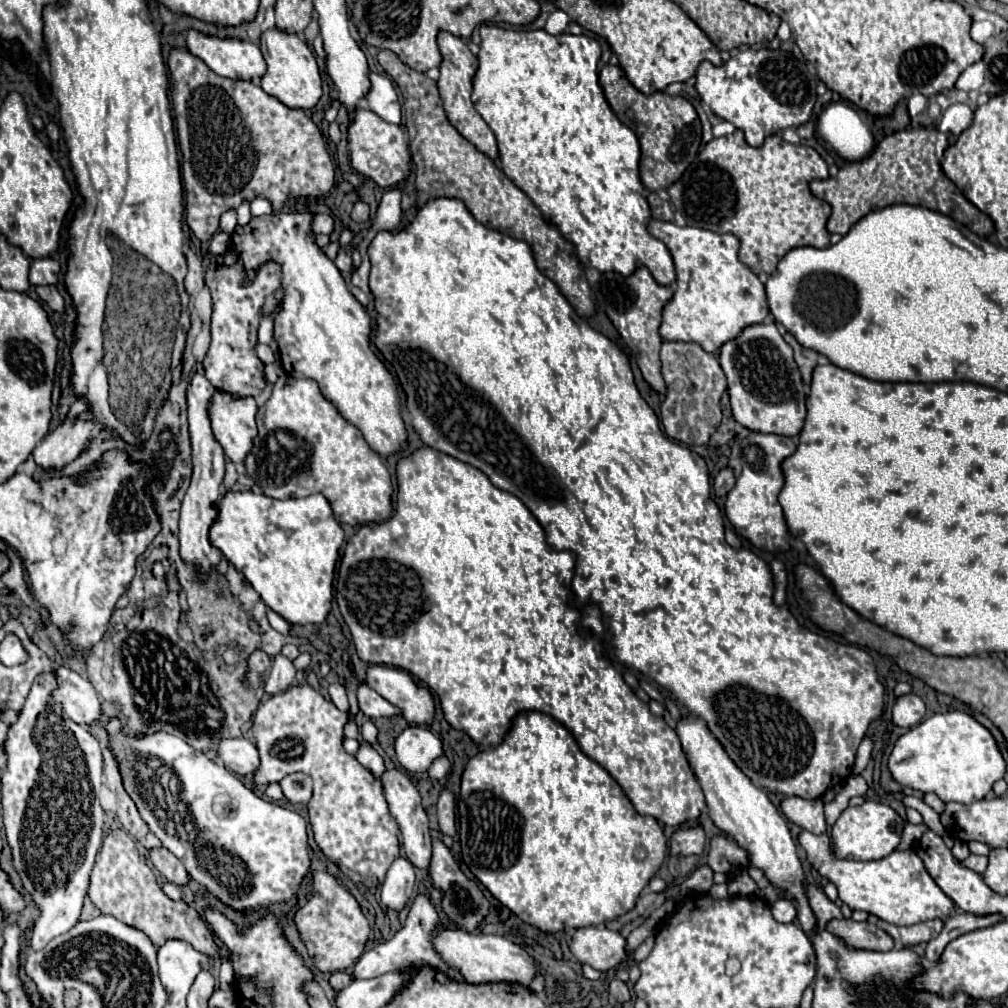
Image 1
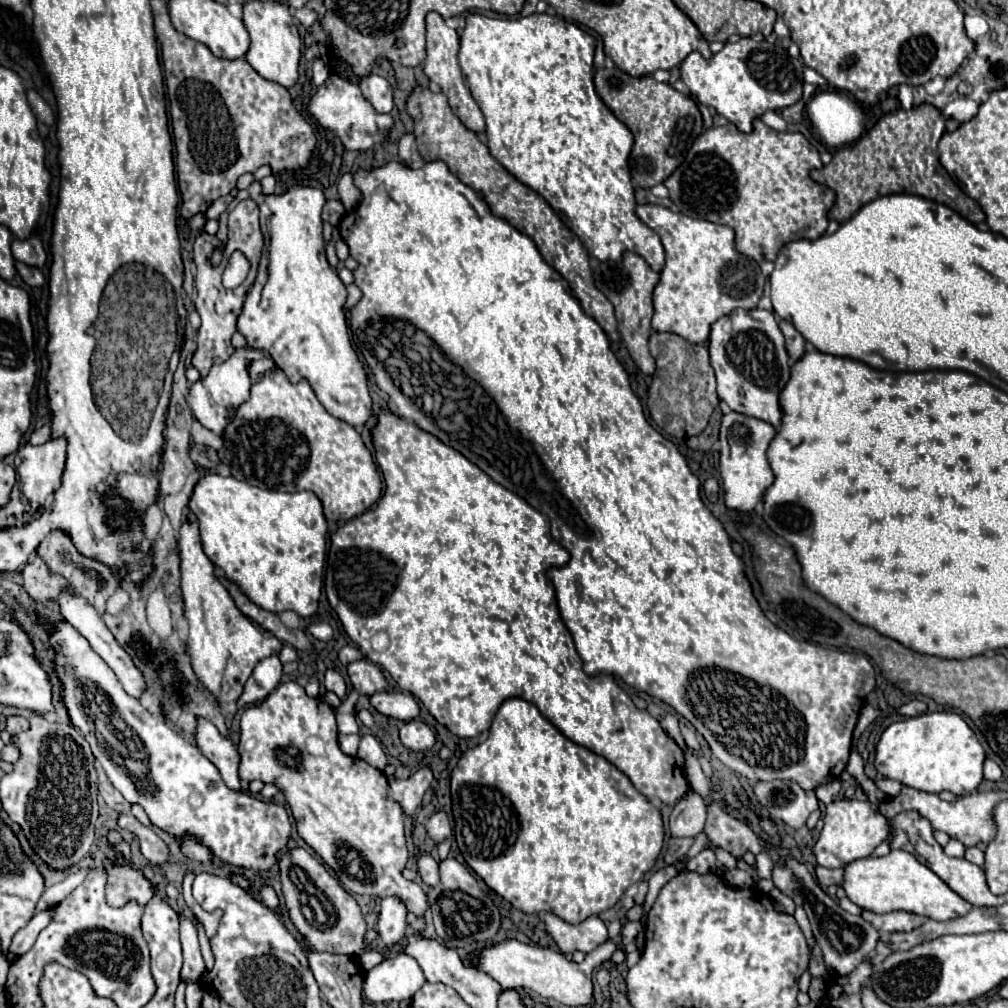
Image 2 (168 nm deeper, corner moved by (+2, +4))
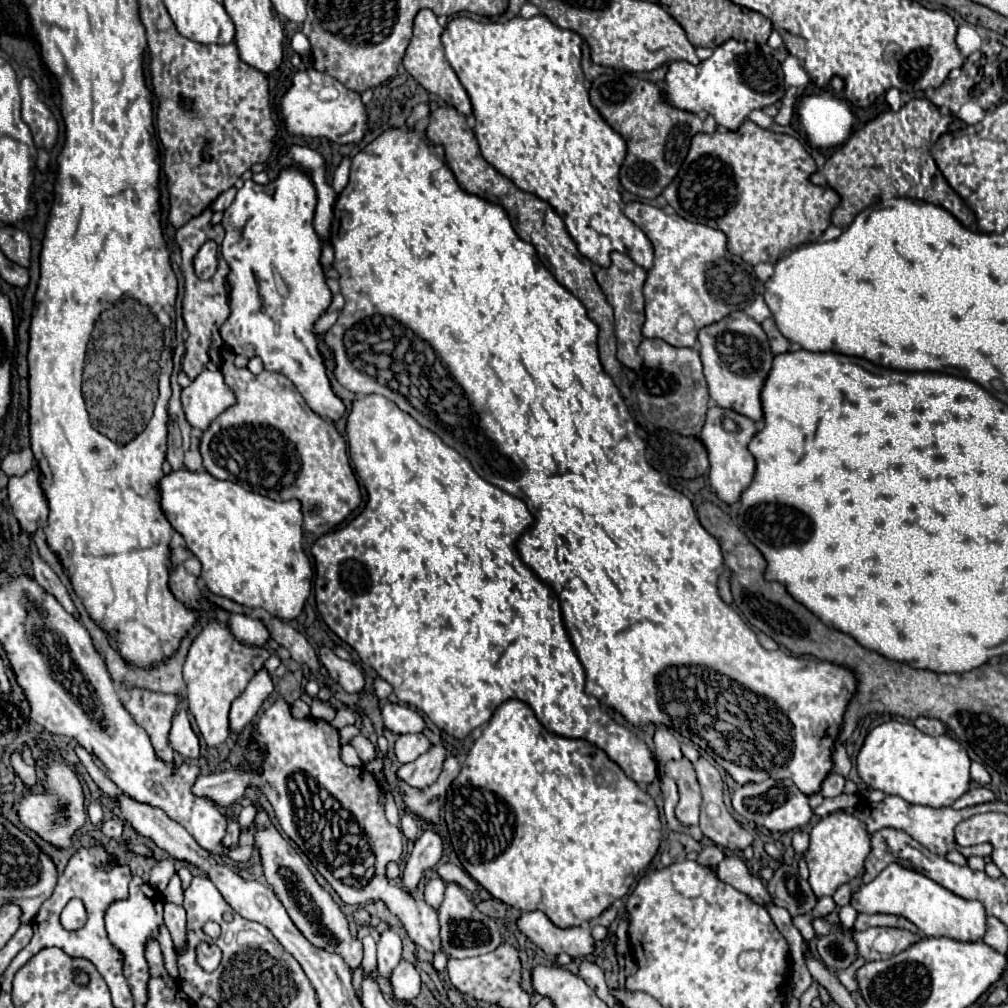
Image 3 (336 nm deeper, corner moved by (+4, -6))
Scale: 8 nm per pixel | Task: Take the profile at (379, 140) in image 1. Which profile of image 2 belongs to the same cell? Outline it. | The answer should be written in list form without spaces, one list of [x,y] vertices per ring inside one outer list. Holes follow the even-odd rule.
[[[330,74],[330,78],[316,90],[316,94],[308,100],[310,116],[326,130],[334,130],[334,134],[342,140],[348,150],[368,150],[378,144],[392,126],[390,114],[380,114],[372,108],[372,104],[362,96],[360,88],[348,80],[342,80],[338,74]]]

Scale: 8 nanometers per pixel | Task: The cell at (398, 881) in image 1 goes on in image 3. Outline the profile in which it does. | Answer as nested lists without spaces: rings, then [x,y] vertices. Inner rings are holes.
[[[386,928],[384,932],[380,932],[380,940],[378,940],[378,970],[380,970],[380,974],[384,978],[388,978],[400,960],[402,960],[402,940],[396,930]]]

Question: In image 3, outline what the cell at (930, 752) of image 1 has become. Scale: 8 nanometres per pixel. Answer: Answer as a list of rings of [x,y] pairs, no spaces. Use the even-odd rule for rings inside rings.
[[[884,722],[876,726],[864,740],[856,758],[858,774],[868,788],[894,794],[910,804],[932,808],[952,806],[962,794],[970,790],[970,758],[966,750],[948,734],[930,736],[920,732],[914,724]]]

